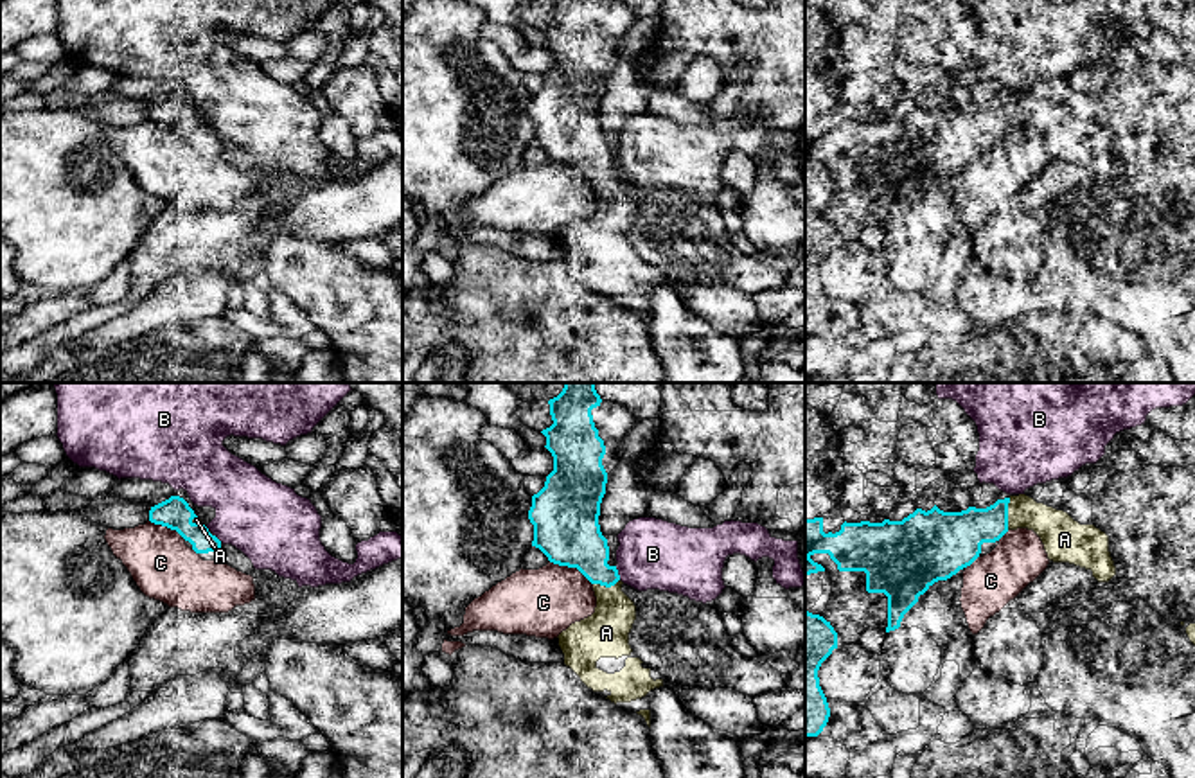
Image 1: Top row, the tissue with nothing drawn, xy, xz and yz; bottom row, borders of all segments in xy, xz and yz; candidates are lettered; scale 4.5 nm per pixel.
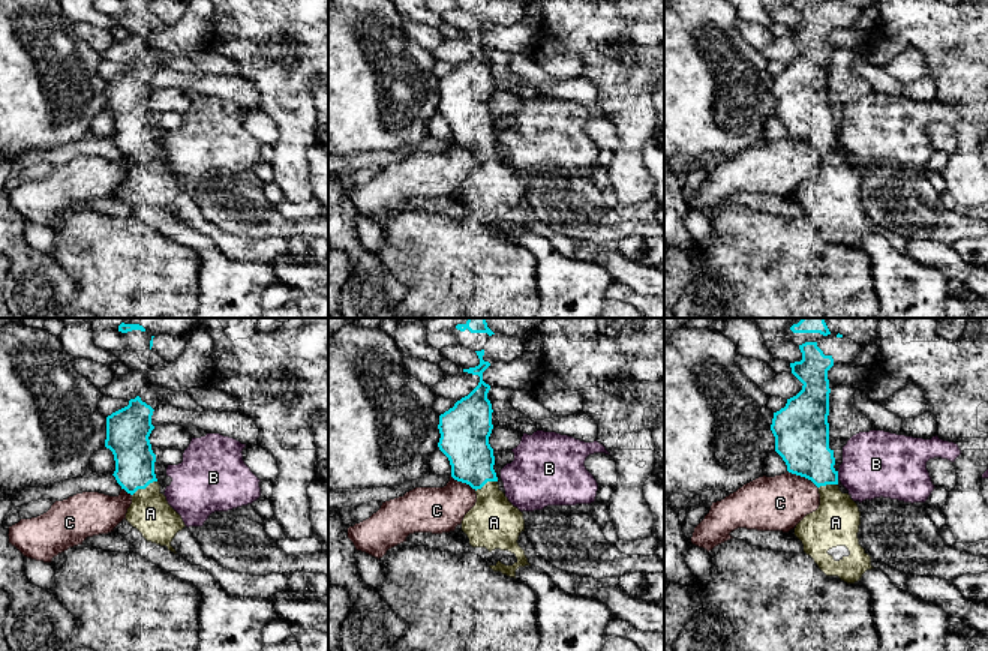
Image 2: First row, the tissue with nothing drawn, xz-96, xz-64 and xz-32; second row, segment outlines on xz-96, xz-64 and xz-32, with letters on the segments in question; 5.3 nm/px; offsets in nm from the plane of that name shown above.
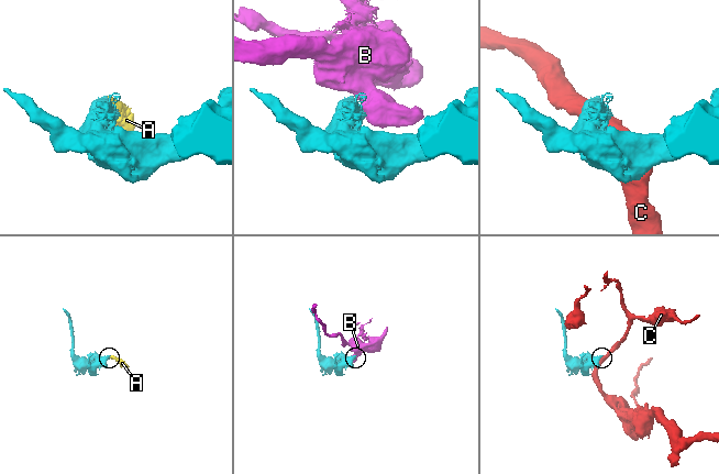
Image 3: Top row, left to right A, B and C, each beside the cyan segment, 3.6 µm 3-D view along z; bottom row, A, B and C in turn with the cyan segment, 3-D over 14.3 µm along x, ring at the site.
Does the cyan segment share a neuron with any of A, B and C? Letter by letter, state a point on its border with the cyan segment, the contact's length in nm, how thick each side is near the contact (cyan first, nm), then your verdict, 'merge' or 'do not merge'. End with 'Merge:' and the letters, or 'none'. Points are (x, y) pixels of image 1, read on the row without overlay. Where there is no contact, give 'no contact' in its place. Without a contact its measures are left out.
A: meets cyan in yz at (1007, 112); contact 140 nm long; 240 nm thick on the cyan side, 180 nm on the other; merge
B: meets cyan in xz at (617, 171); contact 70 nm long; 240 nm thick on the cyan side, 320 nm on the other; do not merge
C: meets cyan in xz at (572, 164); contact 220 nm long; 300 nm thick on the cyan side, 300 nm on the other; do not merge
Merge: A

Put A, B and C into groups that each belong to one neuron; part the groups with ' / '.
A / B / C

